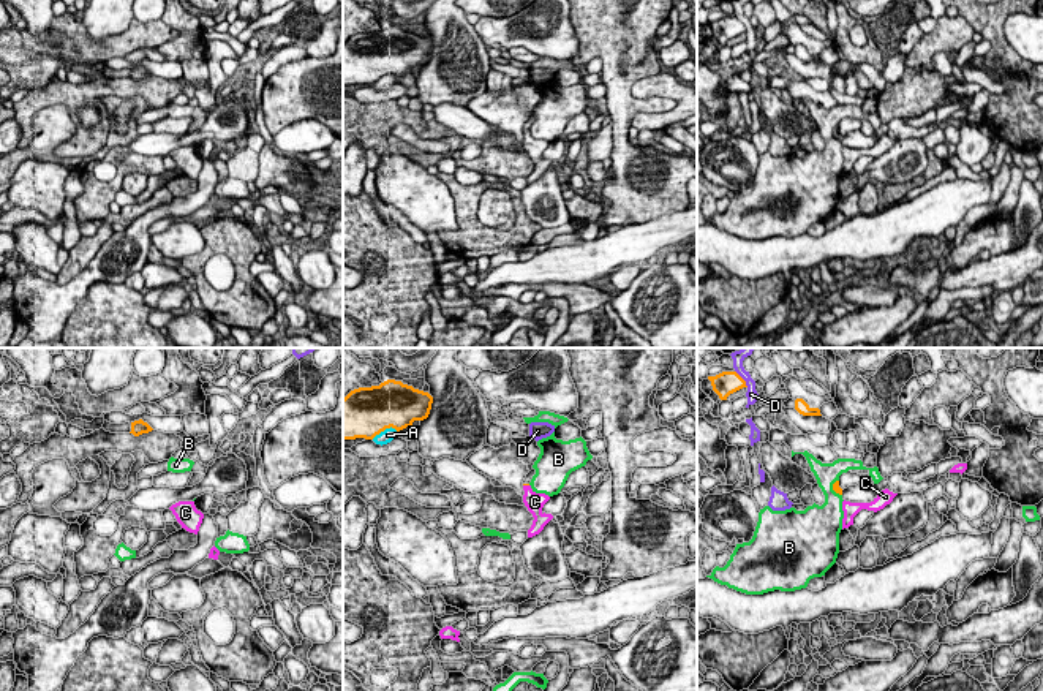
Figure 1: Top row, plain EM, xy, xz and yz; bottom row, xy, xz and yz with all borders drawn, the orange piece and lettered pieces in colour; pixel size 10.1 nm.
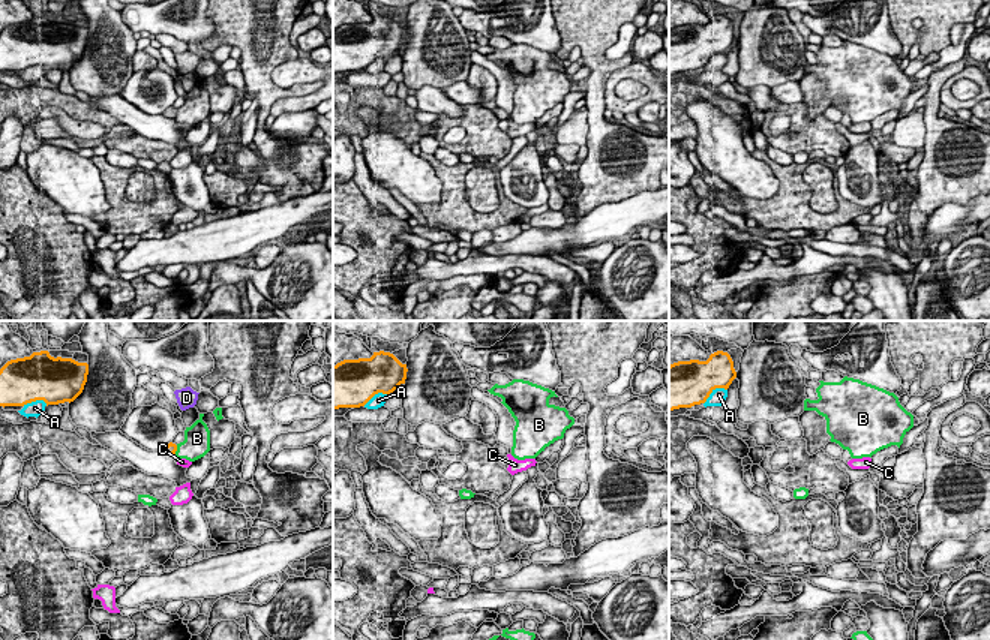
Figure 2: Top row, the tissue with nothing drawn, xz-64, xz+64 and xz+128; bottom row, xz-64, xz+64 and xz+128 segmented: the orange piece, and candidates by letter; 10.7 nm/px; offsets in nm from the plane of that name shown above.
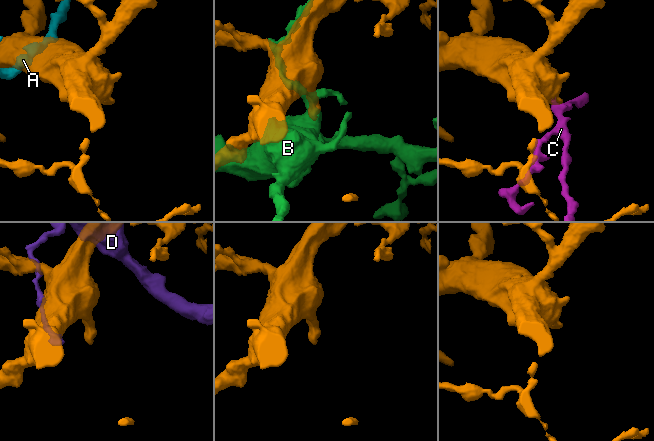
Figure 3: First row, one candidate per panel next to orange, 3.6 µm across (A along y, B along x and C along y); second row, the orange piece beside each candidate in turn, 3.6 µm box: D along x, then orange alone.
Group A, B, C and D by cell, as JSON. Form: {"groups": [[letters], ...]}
{"groups": [["A"], ["B"], ["C"], ["D"]]}

